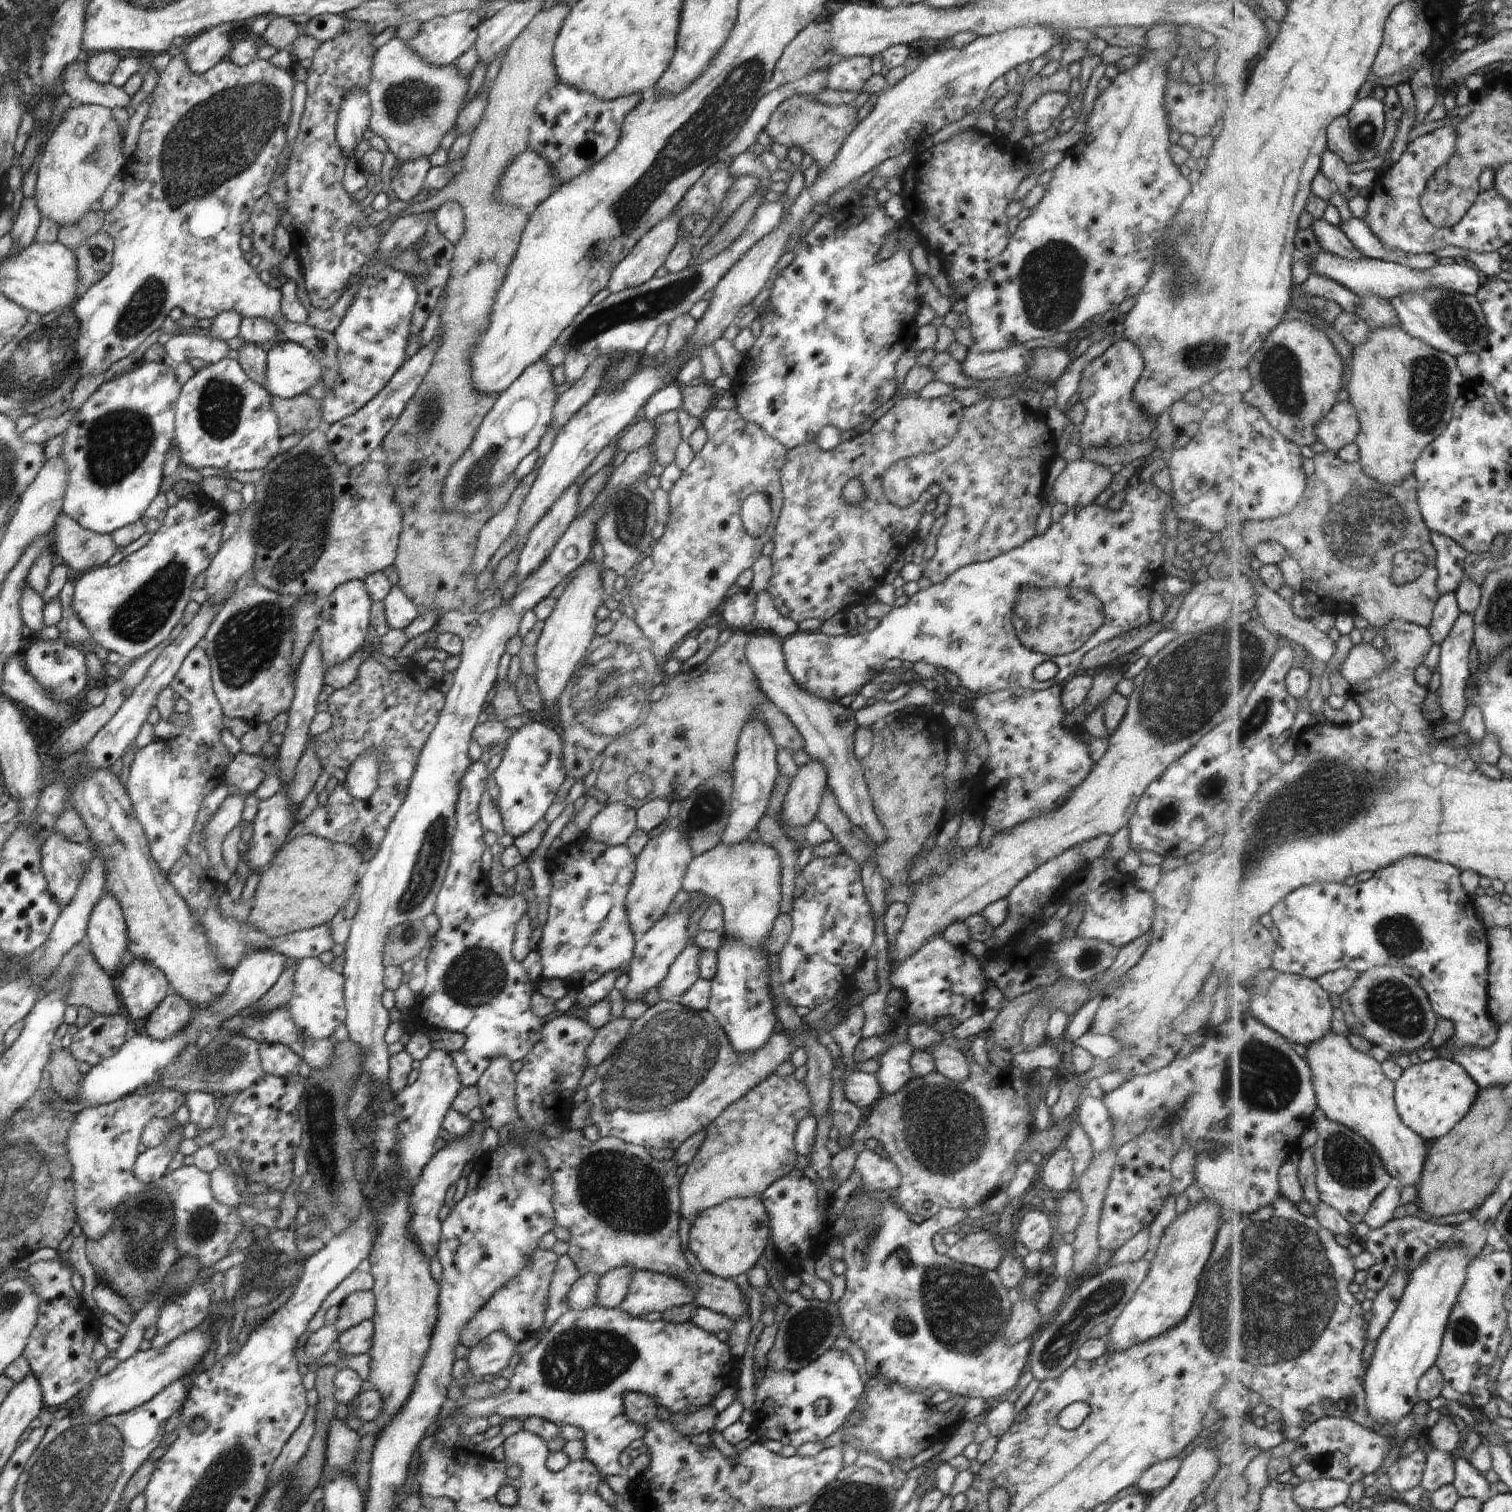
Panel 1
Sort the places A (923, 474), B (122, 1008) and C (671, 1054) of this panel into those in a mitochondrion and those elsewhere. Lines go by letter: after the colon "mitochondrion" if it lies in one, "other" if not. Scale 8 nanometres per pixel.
A: other
B: other
C: mitochondrion

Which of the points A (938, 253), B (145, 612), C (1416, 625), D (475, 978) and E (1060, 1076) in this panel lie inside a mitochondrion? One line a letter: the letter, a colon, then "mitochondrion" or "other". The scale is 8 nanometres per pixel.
A: other
B: mitochondrion
C: other
D: mitochondrion
E: other

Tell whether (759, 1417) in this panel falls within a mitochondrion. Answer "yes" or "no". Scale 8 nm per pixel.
no

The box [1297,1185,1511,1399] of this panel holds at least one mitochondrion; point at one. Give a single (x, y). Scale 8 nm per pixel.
(1466, 1332)

